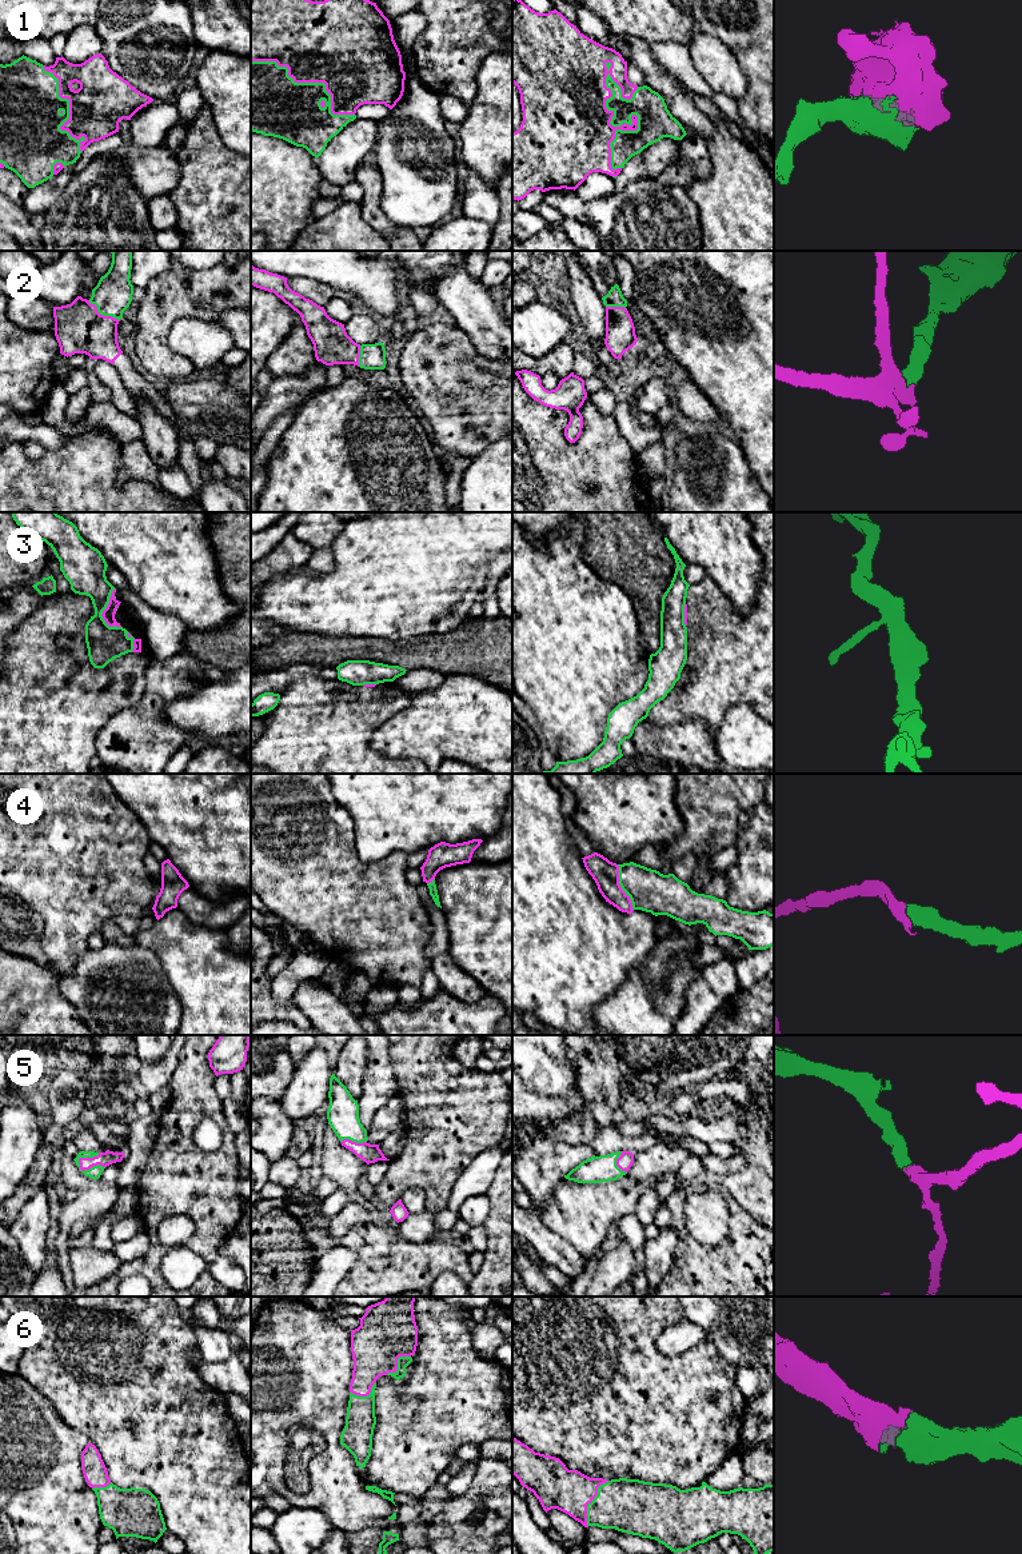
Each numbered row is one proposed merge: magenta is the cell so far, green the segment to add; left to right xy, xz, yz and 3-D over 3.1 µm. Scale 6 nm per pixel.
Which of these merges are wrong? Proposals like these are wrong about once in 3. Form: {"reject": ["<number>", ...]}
{"reject": ["3"]}

